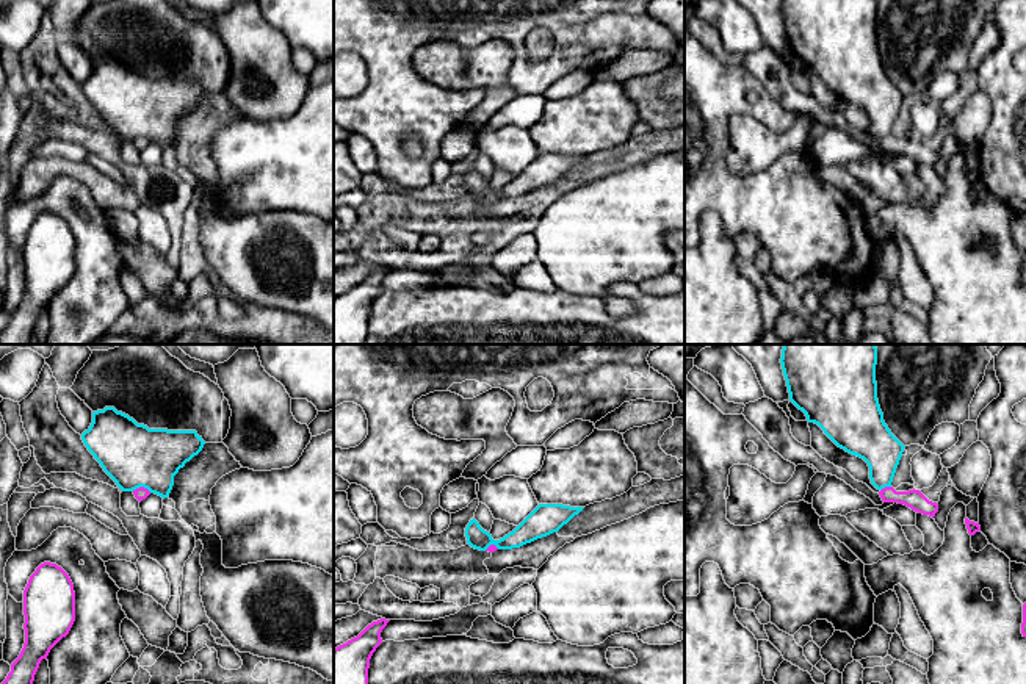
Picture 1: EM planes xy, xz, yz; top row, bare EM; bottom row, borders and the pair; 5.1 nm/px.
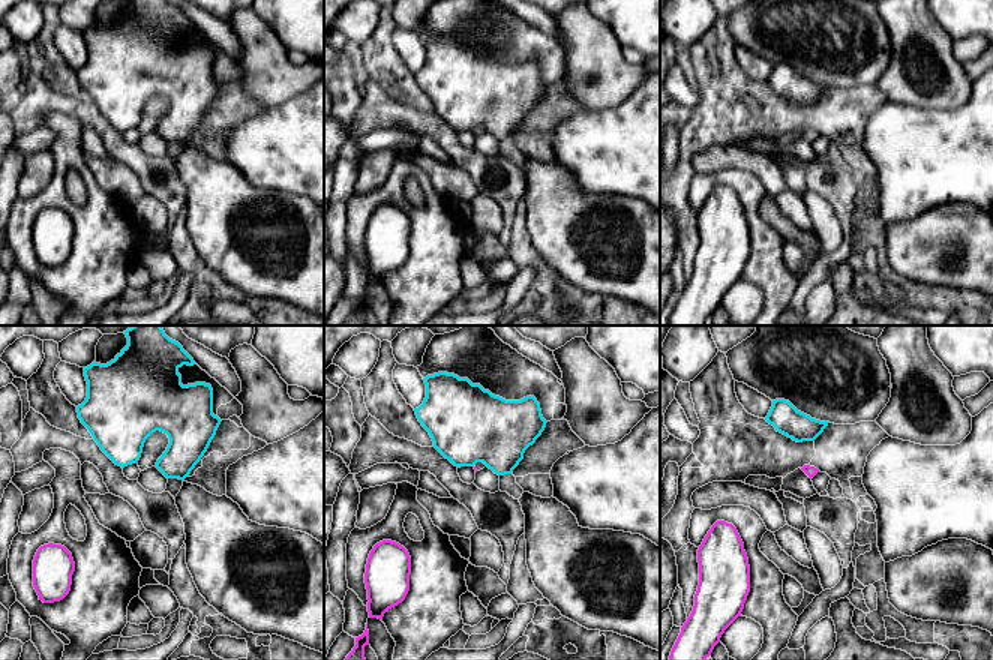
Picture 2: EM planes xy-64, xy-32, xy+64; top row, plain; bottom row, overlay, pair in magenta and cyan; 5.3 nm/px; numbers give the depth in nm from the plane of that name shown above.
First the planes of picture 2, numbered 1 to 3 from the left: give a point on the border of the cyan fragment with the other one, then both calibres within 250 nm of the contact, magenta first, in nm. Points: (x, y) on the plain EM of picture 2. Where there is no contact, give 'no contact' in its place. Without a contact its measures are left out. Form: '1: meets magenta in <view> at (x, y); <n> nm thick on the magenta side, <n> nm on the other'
1: no contact
2: no contact
3: no contact

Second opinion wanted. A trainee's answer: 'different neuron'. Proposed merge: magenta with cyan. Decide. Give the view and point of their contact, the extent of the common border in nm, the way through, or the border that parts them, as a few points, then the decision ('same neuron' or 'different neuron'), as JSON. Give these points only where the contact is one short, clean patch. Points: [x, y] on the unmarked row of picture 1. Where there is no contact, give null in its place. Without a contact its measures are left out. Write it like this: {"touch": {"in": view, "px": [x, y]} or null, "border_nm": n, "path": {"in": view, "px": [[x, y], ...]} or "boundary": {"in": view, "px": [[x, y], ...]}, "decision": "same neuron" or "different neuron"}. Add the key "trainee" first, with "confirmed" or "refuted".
{"trainee": "confirmed", "touch": {"in": "xy", "px": [141, 136]}, "border_nm": 100, "boundary": {"in": "xy", "px": [[132, 140], [146, 136], [151, 141]]}, "decision": "different neuron"}

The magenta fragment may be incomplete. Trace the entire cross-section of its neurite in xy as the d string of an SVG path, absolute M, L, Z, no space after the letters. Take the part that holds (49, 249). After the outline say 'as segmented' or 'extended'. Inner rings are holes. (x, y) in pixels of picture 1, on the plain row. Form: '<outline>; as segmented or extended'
M44 211L30 225L23 239L23 265L25 293L0 333L0 344L31 344L41 310L75 271L74 233L61 216Z; as segmented

